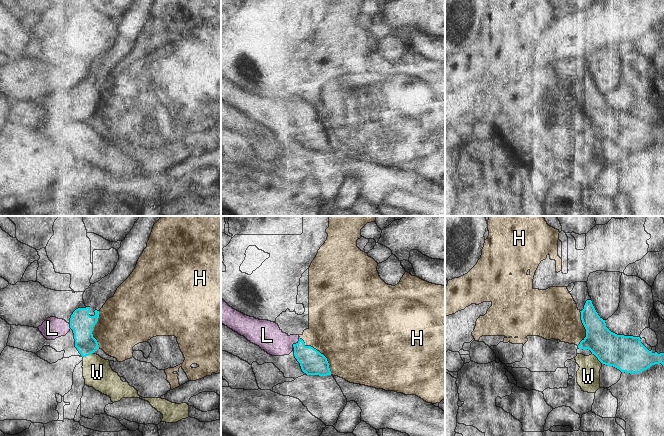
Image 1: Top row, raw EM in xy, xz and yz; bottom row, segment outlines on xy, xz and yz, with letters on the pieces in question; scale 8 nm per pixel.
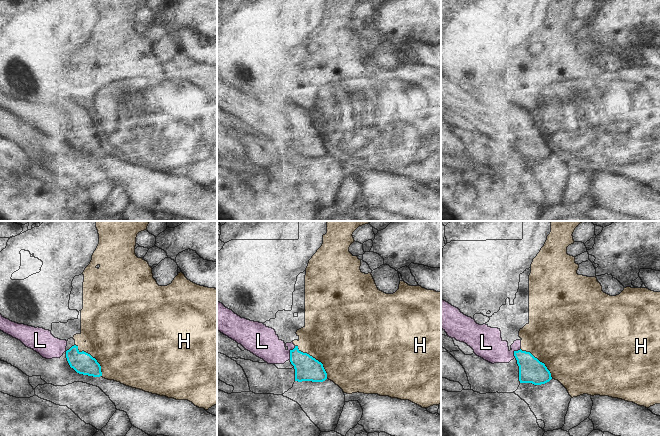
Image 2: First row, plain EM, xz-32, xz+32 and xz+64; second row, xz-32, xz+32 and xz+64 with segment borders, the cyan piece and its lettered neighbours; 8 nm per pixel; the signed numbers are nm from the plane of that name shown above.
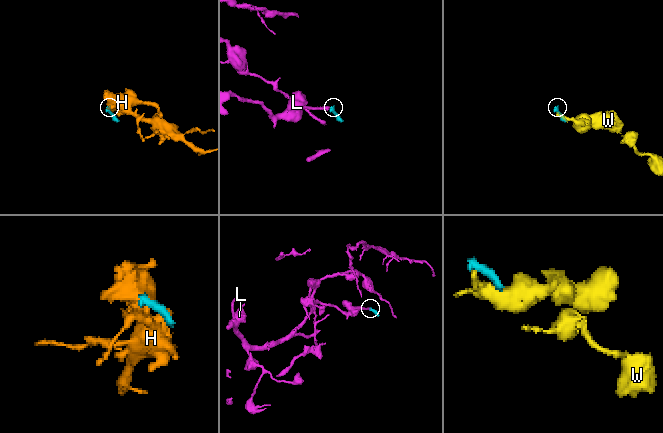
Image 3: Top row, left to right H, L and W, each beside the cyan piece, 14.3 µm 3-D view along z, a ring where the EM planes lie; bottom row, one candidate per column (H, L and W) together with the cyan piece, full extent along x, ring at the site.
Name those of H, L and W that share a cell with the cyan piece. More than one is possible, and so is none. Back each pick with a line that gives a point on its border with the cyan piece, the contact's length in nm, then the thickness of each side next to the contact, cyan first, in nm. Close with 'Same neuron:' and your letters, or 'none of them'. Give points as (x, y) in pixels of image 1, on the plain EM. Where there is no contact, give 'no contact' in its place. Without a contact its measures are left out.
L: contact xz (296, 119); length 100 nm; calibres 200 and 220 nm
Same neuron: L

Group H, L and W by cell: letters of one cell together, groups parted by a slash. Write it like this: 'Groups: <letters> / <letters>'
Groups: H / L / W

